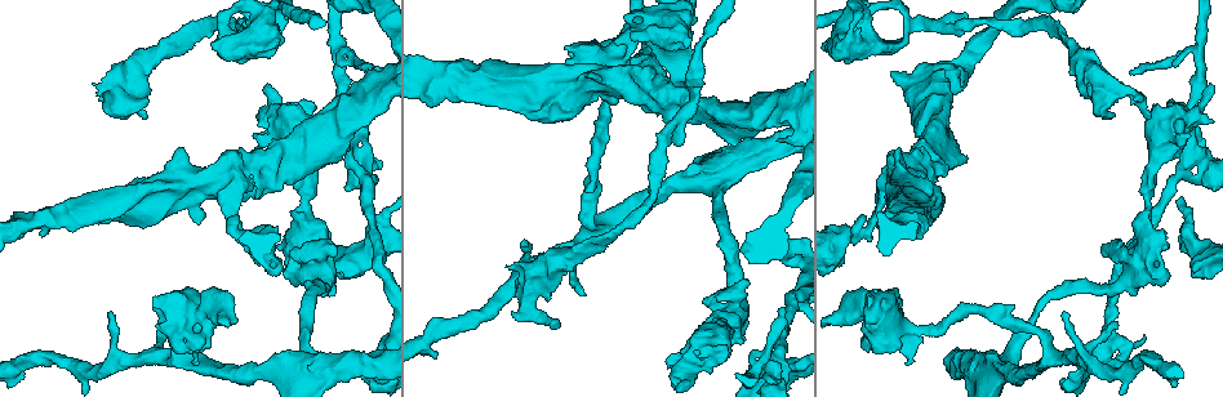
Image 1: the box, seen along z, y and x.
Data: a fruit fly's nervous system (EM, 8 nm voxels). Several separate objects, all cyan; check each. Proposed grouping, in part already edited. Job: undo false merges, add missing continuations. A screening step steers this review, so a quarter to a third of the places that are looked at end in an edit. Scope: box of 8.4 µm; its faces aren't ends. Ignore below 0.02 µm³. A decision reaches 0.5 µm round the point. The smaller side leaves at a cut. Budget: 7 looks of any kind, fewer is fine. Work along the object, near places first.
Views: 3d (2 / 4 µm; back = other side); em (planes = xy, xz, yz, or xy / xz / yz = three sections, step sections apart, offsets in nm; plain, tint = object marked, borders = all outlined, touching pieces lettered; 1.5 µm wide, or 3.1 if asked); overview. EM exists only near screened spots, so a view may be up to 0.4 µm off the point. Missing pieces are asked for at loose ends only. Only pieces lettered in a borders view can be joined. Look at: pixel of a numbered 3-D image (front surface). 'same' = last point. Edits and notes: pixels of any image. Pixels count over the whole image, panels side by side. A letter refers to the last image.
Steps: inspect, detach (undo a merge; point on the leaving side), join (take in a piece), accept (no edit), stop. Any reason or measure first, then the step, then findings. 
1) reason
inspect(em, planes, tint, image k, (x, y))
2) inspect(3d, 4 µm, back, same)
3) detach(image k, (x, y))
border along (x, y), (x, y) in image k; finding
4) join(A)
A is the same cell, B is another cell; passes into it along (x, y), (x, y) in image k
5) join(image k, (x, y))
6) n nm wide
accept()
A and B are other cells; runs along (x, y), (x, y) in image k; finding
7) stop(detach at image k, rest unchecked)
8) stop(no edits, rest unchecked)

a fork
inspect(em, planes, borders, image 1, (898, 324))

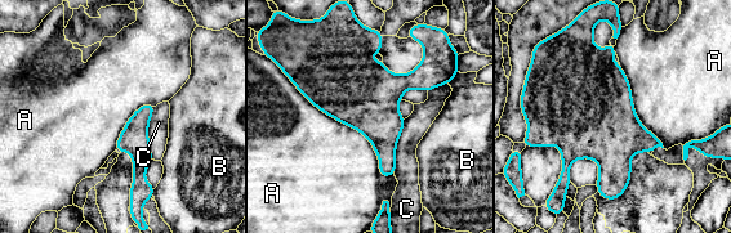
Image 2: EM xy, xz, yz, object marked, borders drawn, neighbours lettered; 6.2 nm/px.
420 nm wide
accept()
A, B and C are other cells; border along (290, 79), (393, 174) in image 2; one neuron here

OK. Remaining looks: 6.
free end
inspect(em, planes, borders, image 1, (178, 148))

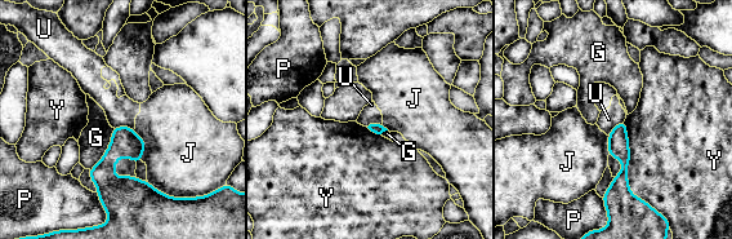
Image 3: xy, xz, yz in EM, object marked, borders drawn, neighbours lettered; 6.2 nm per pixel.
accept()
G, J, P, U and Y are other cells; border along (114, 127), (129, 127), (133, 131) in image 3; no lettered piece goes on from it

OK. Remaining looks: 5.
inspect(3d, 4 µm, image 1, (584, 295))

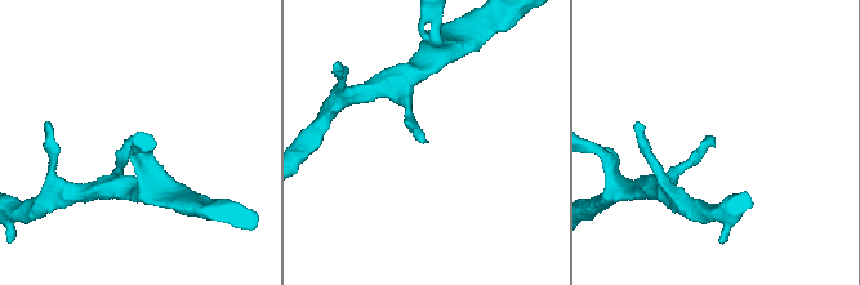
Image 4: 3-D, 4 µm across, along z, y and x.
need the tissue
inspect(em, planes, borders, image 4, (713, 140))

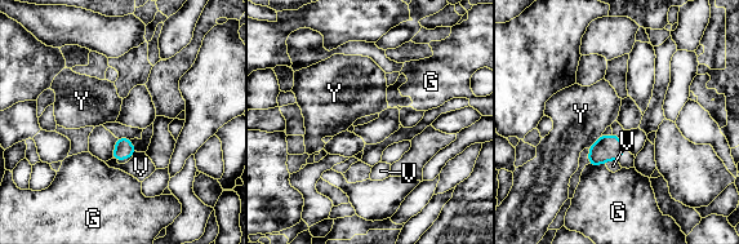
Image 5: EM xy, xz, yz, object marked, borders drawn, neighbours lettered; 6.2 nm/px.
G touches over 110 nm
accept()
G, V and Y are other cells; border along (617, 160), (606, 160), (604, 163) in image 5; none of them fits

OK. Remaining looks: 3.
stop(no edits, rest unchecked)

